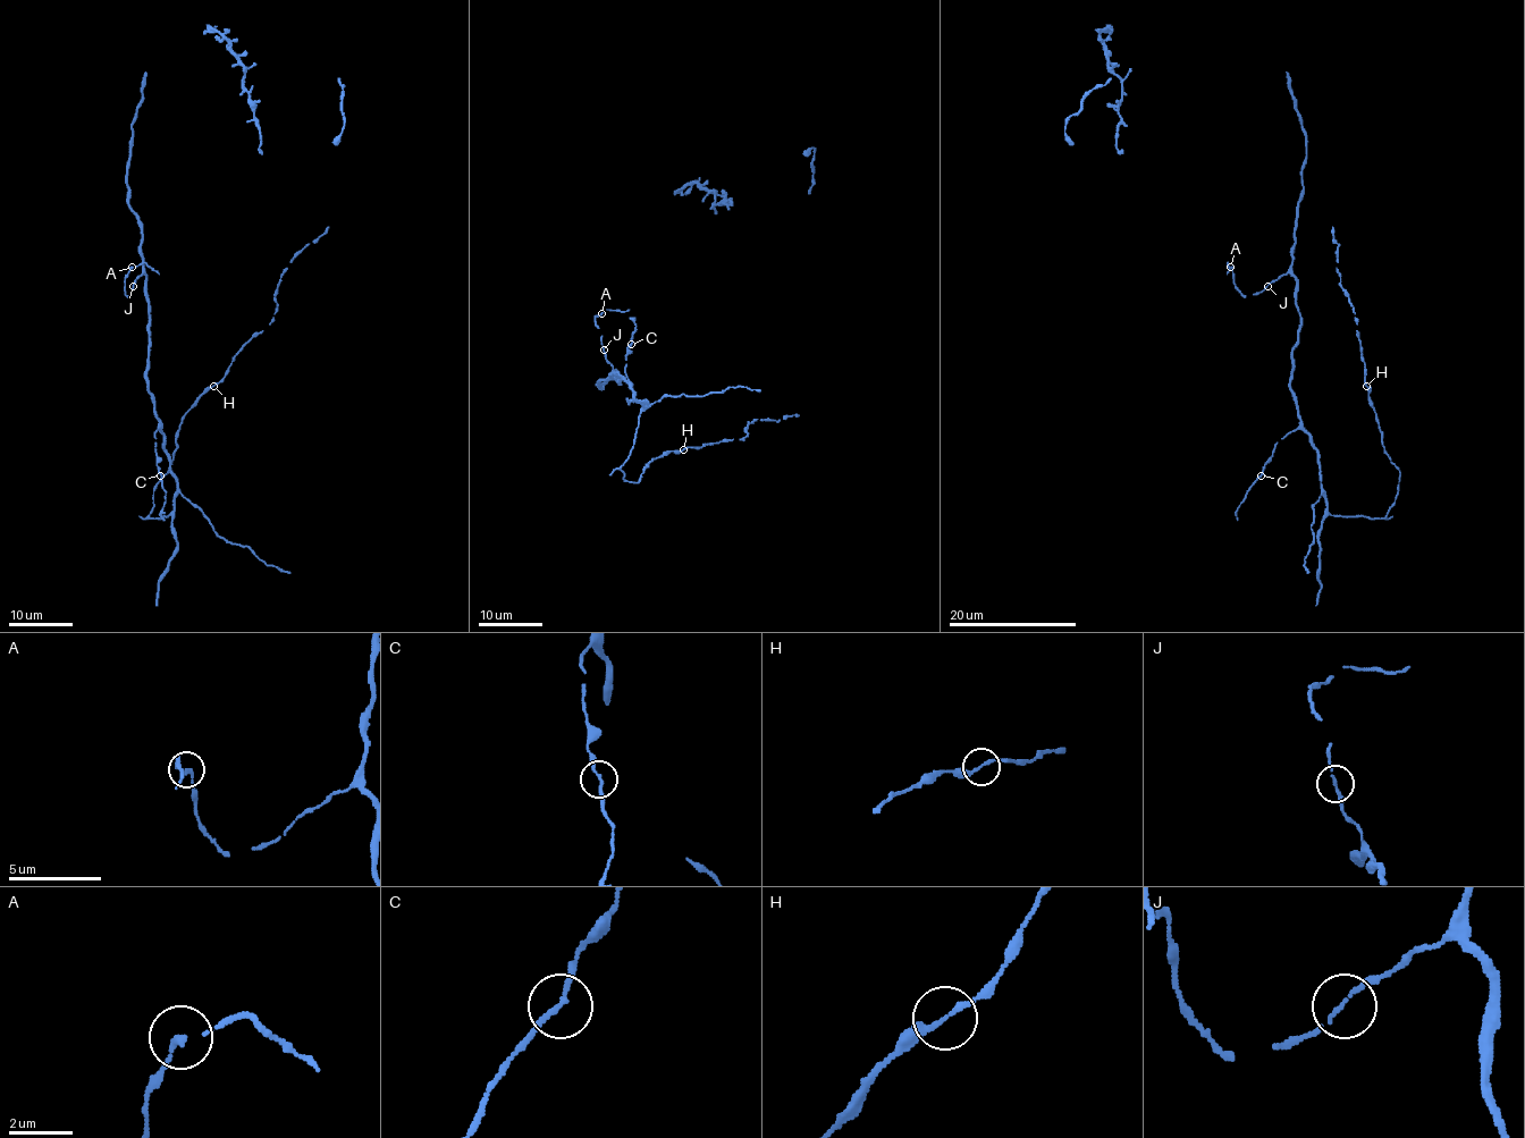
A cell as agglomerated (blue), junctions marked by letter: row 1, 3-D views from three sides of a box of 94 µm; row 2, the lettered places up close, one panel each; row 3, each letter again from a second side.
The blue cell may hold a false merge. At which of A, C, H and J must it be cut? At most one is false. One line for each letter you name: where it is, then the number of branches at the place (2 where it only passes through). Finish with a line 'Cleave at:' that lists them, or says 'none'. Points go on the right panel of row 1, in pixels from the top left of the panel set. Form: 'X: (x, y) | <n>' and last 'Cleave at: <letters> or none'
Cleave at: none

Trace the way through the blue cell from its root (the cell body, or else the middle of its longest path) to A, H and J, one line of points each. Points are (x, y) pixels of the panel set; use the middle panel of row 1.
A: (620, 376), (620, 384), (596, 326), (596, 317), (601, 313)
H: (620, 376), (633, 396), (647, 403), (631, 455), (620, 468), (624, 481), (637, 482), (653, 458), (683, 448)
J: (620, 376), (620, 384), (604, 350)

